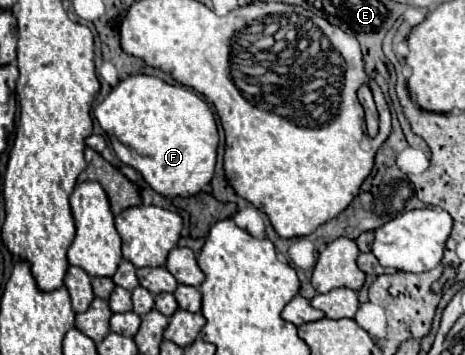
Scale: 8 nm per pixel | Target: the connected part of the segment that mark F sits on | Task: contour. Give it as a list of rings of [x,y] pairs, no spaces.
[[[131,75],[93,111],[109,135],[115,155],[143,175],[147,185],[165,197],[197,195],[213,177],[217,157],[217,123],[209,105],[191,89],[169,85],[159,77]]]

